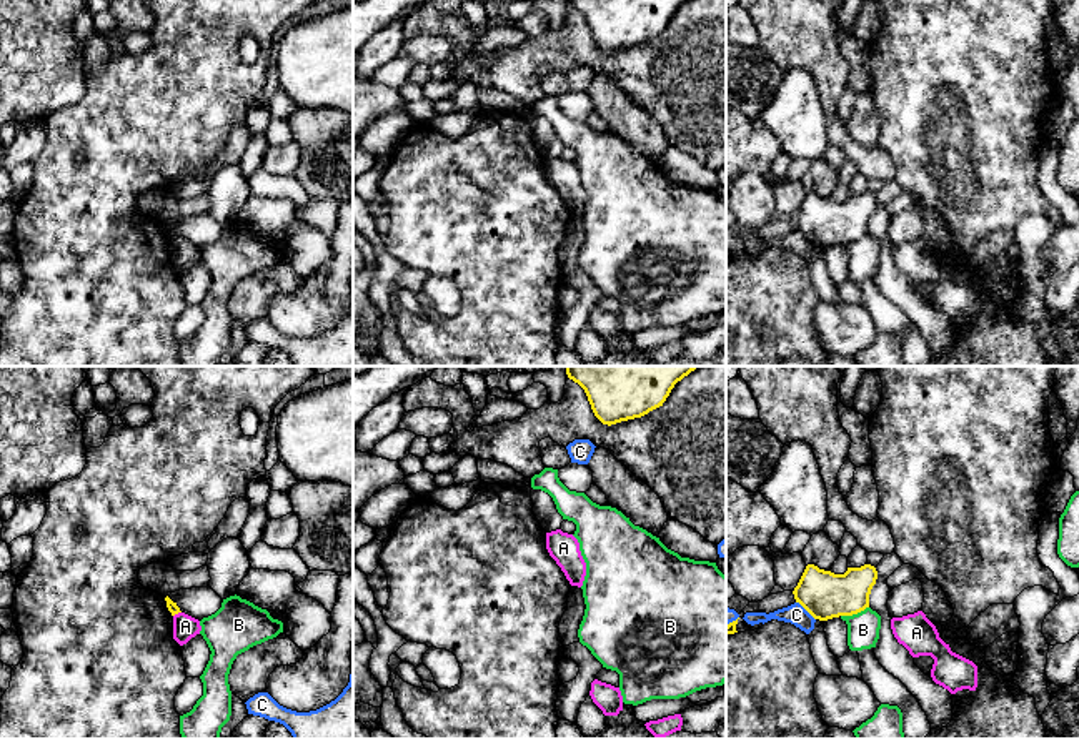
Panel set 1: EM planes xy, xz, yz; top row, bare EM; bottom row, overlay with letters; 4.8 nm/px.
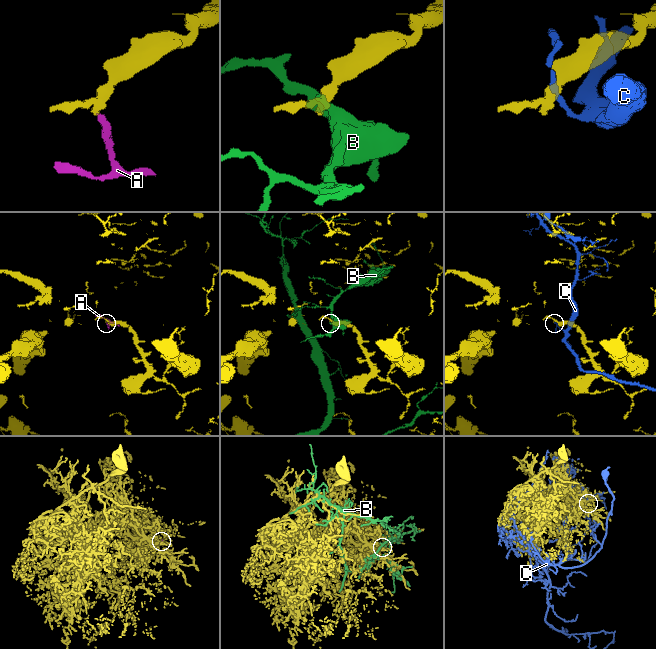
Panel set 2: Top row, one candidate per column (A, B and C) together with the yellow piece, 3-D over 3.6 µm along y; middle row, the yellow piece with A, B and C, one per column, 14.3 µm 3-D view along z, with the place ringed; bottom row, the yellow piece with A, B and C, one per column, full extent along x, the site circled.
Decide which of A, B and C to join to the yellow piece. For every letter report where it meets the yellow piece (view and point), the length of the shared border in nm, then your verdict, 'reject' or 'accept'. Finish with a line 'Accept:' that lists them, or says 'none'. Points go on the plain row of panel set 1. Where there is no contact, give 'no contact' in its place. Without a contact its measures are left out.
A: xy (177, 240) | 50 nm | reject
B: yz (855, 240) | 140 nm | reject
C: yz (806, 237) | 130 nm | reject
Accept: none

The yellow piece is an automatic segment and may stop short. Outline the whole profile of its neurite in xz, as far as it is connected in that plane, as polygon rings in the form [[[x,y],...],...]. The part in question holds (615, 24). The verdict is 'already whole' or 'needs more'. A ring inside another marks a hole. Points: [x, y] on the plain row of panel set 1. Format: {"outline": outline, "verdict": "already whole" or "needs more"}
{"outline": [[[566,0],[569,7],[578,10],[591,32],[594,43],[603,52],[616,52],[621,48],[641,45],[649,38],[663,33],[671,17],[689,0]]], "verdict": "already whole"}

